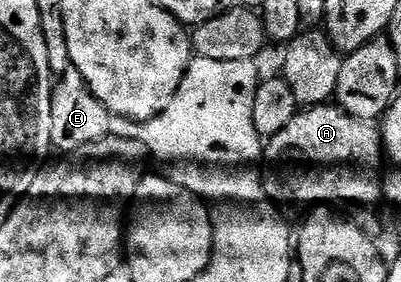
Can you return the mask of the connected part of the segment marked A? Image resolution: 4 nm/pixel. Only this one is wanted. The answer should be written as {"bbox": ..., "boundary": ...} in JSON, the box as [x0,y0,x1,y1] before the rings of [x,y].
{"bbox":[260,102,384,238],"boundary":[[[330,102],[315,104],[299,111],[292,122],[284,126],[284,130],[265,141],[260,161],[262,188],[266,191],[266,197],[278,206],[314,204],[310,206],[329,206],[341,210],[367,236],[374,238],[382,228],[378,221],[378,203],[384,200],[380,180],[378,184],[378,156],[380,160],[380,128],[375,121],[356,118]]]}

